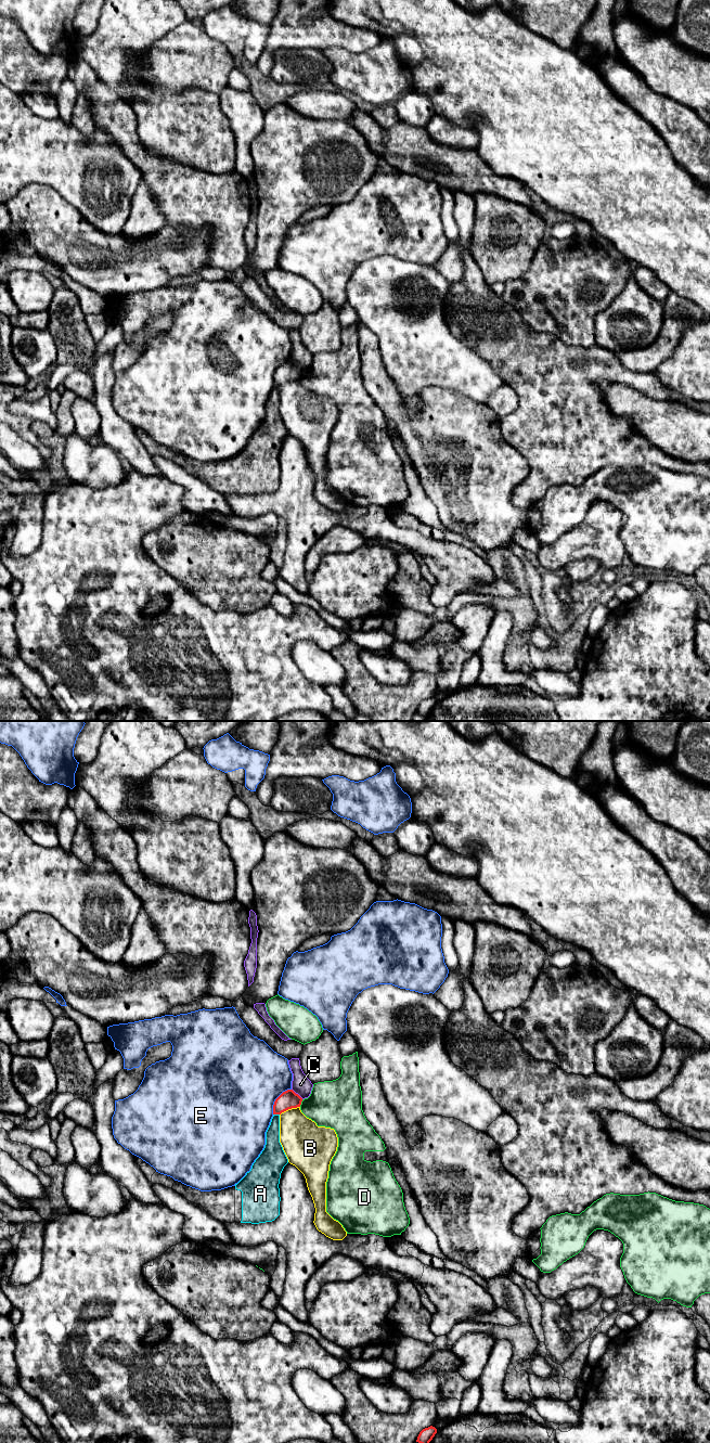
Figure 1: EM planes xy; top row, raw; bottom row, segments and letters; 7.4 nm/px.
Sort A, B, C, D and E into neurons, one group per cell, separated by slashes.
A / B / C / D / E

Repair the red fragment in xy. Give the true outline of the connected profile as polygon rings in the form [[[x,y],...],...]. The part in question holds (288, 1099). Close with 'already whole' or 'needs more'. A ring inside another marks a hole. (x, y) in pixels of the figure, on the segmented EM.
[[[293,1090],[283,1092],[274,1101],[273,1115],[281,1115],[282,1112],[300,1107],[302,1098]]] | already whole

